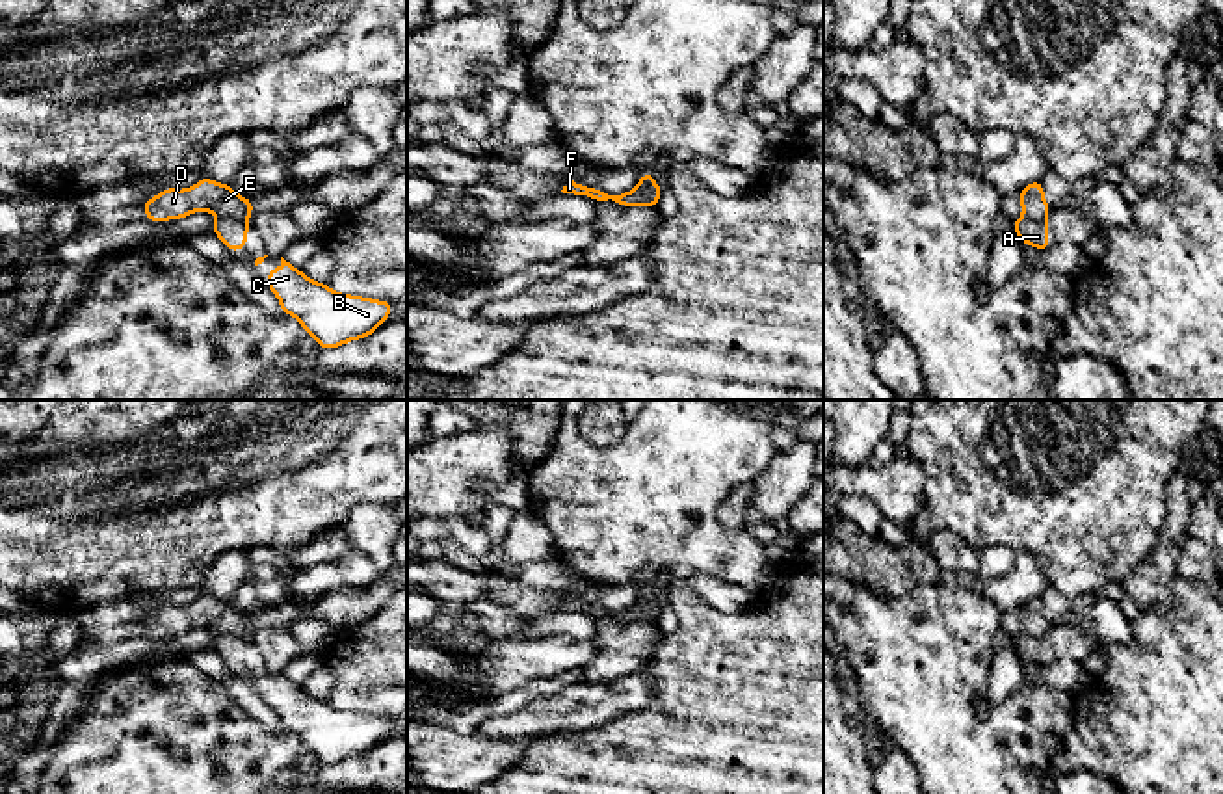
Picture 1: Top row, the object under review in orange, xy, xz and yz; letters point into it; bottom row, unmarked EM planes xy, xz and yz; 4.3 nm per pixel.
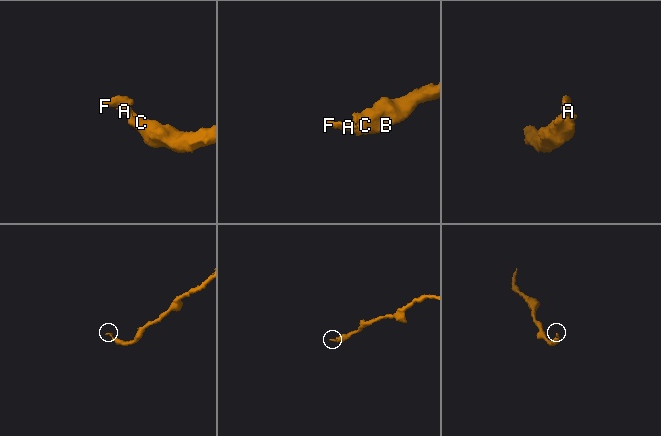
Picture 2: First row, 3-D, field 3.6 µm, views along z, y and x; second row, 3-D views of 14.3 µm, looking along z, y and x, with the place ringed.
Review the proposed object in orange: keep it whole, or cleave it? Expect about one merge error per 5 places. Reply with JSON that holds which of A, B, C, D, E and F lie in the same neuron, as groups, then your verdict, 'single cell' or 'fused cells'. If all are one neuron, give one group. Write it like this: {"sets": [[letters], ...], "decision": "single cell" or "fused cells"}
{"sets": [["A", "B", "C"], ["D", "E", "F"]], "decision": "fused cells"}

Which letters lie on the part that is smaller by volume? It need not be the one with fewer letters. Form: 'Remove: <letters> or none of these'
Remove: D, E, F

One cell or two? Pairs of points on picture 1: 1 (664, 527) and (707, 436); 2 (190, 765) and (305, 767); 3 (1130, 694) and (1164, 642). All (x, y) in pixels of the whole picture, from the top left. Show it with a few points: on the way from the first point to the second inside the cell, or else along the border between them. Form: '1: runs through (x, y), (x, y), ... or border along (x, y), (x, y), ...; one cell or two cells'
1: runs through (664, 504), (664, 480), (684, 458); one cell
2: border along (294, 761), (290, 770); two cells
3: runs through (1144, 681), (1164, 661), (1164, 655); one cell

